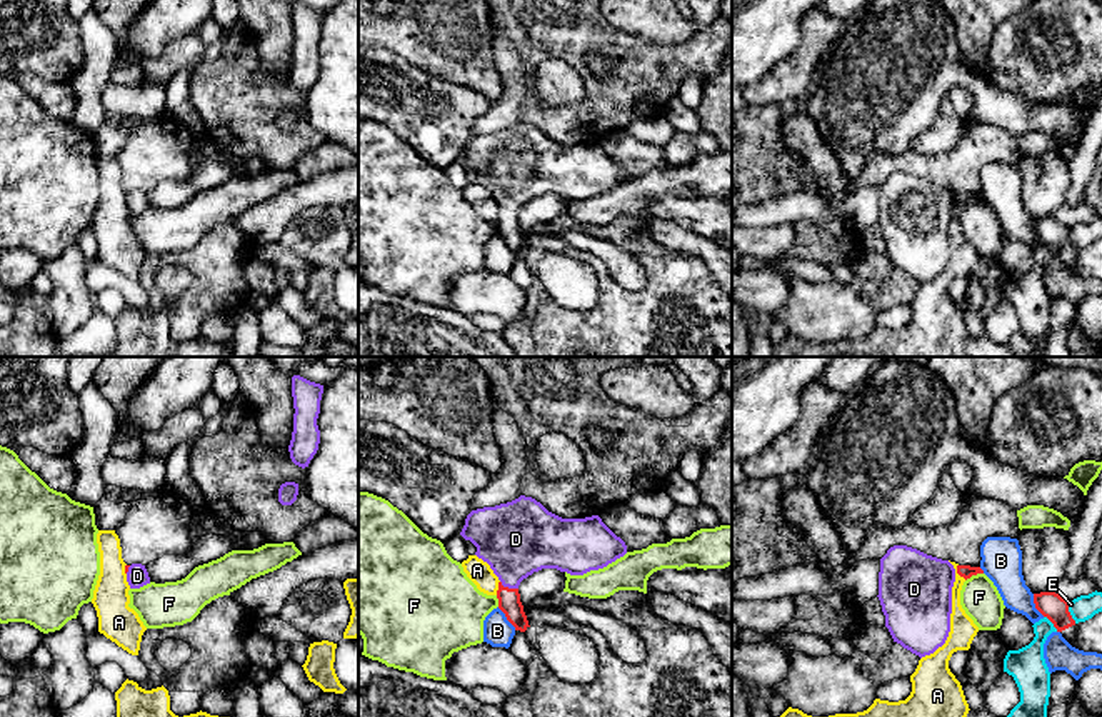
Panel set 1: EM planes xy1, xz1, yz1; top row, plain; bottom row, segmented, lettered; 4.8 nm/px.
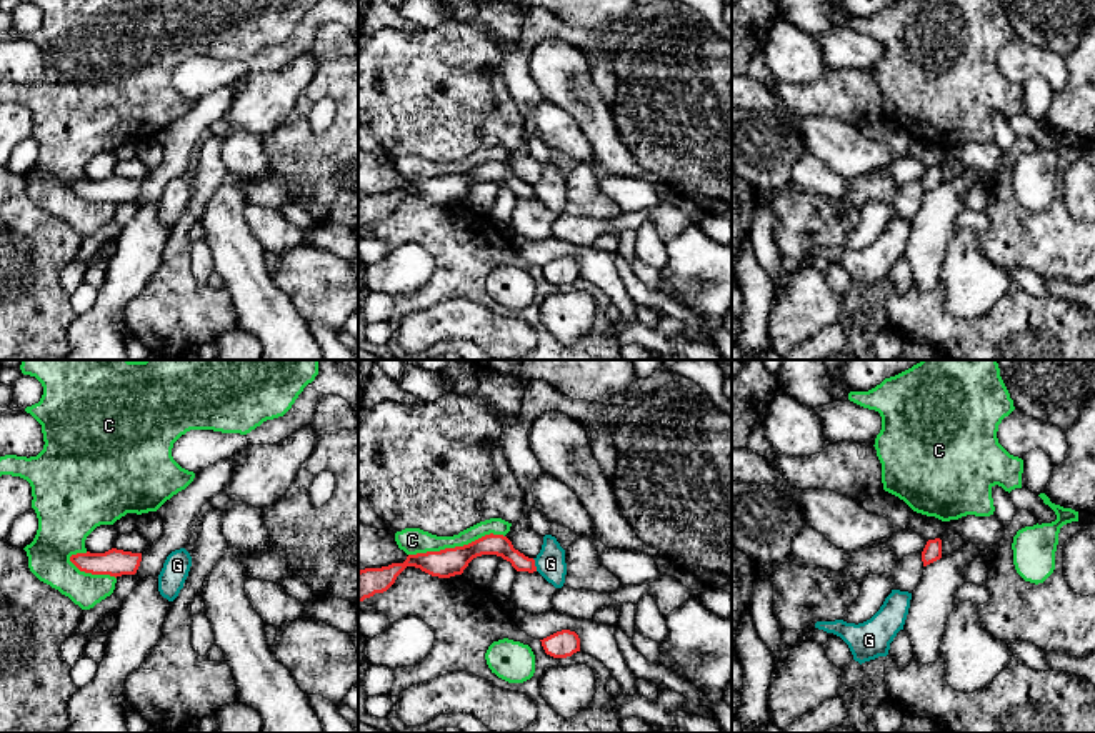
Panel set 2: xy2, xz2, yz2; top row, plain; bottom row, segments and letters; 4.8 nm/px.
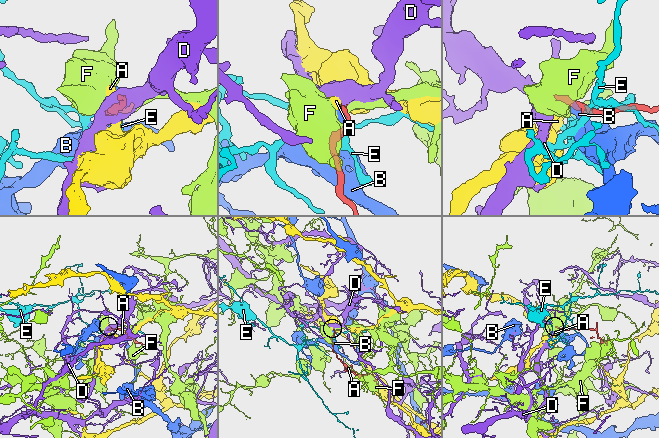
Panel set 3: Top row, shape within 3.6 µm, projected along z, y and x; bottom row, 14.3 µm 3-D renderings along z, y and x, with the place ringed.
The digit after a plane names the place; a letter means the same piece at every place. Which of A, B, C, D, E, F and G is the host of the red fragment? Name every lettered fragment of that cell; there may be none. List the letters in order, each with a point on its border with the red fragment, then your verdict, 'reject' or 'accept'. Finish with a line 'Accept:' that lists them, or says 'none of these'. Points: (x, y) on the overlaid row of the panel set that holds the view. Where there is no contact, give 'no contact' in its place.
A: contact yz1 (957, 572); reject
B: contact xz1 (507, 619); reject
C: contact xz2 (455, 547); reject
D: contact xz1 (507, 587); accept
E: contact yz1 (1069, 612); reject
F: contact yz1 (974, 574); reject
G: contact xz2 (534, 565); reject
Accept: D

